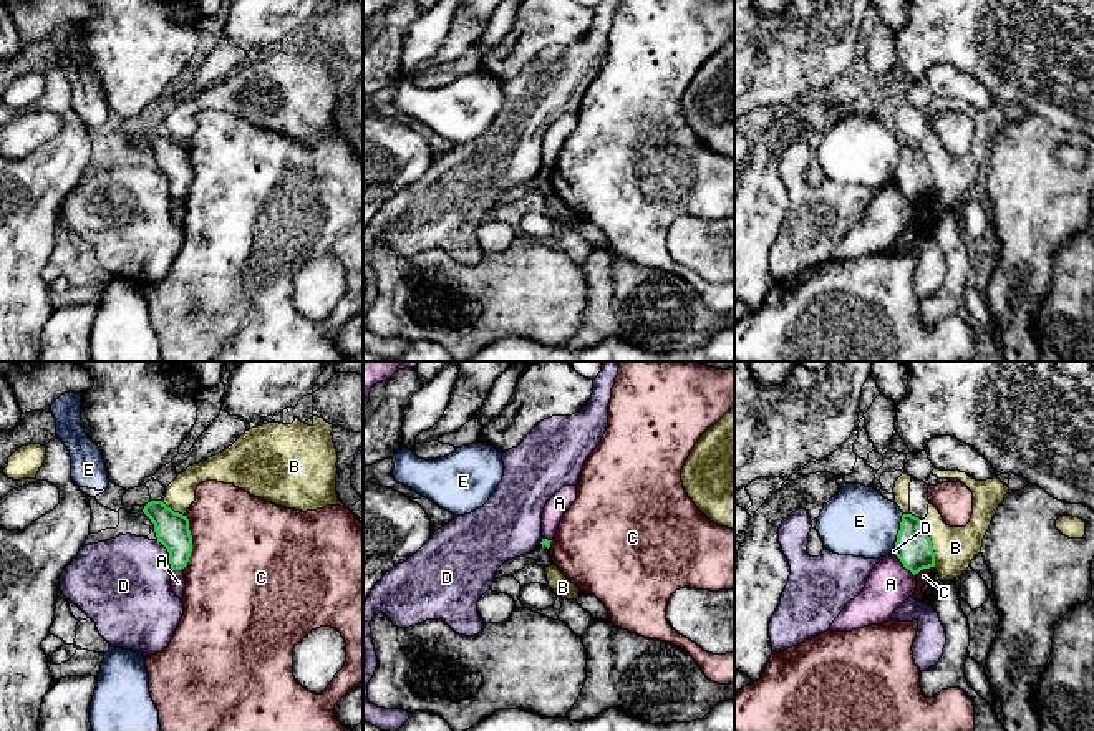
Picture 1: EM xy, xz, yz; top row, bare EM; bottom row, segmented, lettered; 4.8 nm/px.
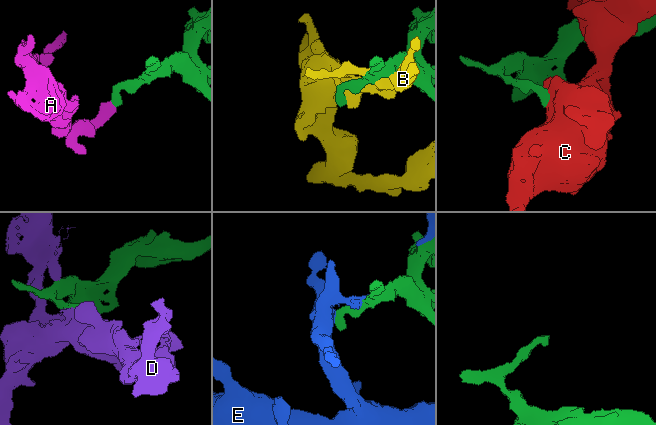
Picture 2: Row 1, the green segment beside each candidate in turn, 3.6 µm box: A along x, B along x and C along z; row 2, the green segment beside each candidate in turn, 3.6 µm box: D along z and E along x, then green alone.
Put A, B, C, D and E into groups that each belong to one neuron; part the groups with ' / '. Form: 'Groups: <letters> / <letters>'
Groups: A / B / C / D / E

